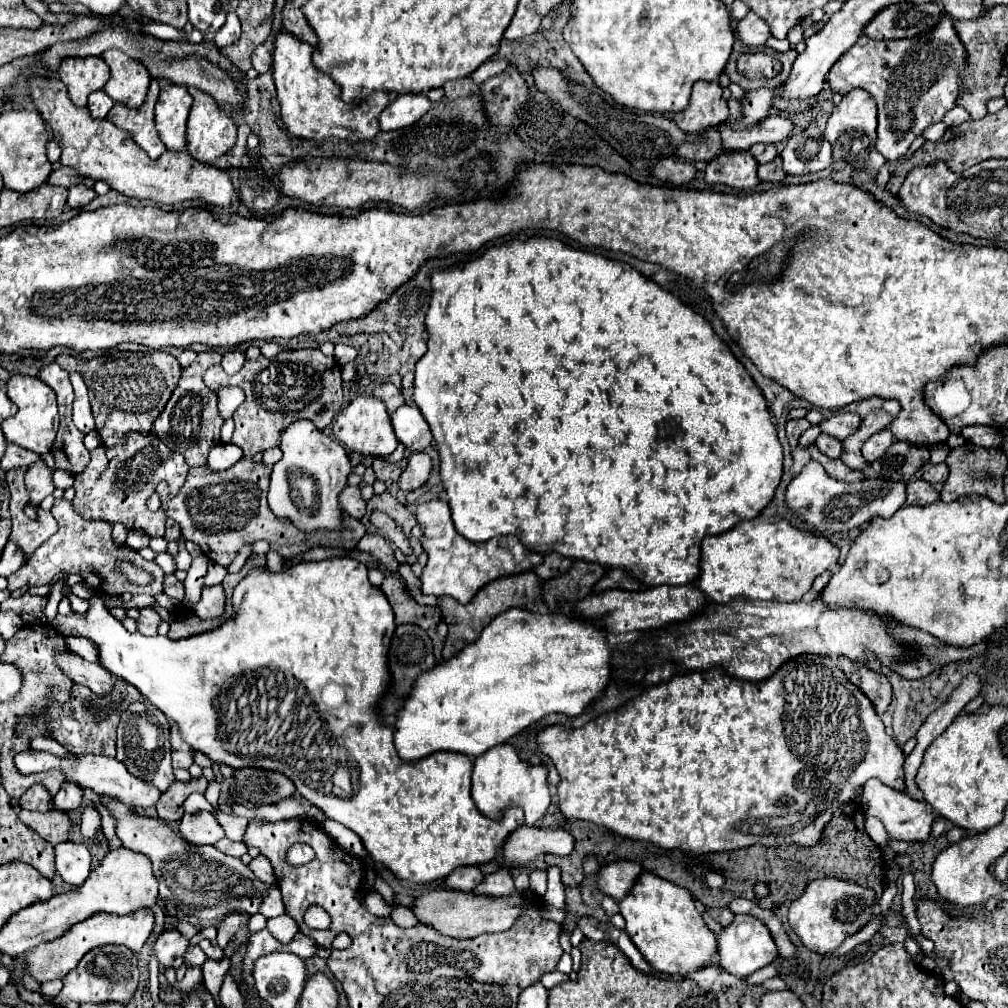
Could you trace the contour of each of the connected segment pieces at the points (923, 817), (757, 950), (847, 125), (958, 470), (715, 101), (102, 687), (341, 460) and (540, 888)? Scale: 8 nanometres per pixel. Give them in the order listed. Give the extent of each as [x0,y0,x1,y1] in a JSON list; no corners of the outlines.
[[862,779,936,843],[718,915,778,977],[824,89,886,169],[942,441,1006,503],[674,81,728,133],[54,651,116,695],[268,421,352,533],[530,871,546,895]]

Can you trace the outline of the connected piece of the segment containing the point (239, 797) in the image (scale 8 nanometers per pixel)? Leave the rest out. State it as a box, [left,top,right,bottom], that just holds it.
[226,767,294,807]

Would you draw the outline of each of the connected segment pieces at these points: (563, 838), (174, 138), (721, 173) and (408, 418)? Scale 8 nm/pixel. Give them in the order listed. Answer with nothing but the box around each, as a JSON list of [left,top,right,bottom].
[[498,827,576,865],[154,85,192,151],[704,151,758,191],[392,405,432,451]]

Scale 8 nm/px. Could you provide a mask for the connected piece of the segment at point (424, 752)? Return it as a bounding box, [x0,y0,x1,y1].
[394,609,610,761]

